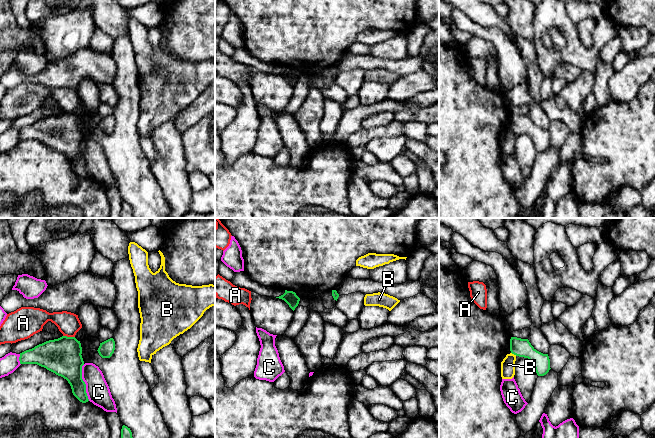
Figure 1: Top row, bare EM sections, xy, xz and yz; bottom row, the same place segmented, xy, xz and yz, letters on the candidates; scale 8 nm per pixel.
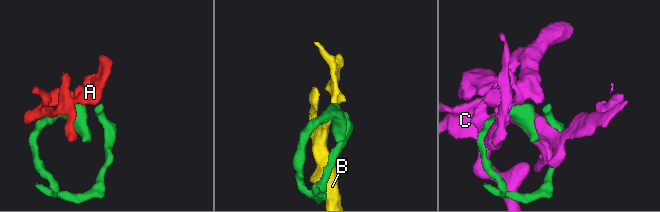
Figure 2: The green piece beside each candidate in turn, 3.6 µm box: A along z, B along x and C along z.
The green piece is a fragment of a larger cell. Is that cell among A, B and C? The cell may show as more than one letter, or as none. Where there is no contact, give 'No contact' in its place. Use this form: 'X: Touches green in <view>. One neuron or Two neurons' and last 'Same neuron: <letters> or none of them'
A: Touches green in xy. Two neurons
B: Touches green in yz. Two neurons
C: Touches green in xy. Two neurons
Same neuron: none of them

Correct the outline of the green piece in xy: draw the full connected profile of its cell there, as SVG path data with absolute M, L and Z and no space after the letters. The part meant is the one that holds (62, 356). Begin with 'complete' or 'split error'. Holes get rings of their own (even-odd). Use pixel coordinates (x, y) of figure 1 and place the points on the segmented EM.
complete; M62 336L35 346L32 349L20 353L20 364L37 364L47 370L63 377L71 386L73 395L82 403L89 401L86 393L86 384L82 379L82 347L75 337Z

